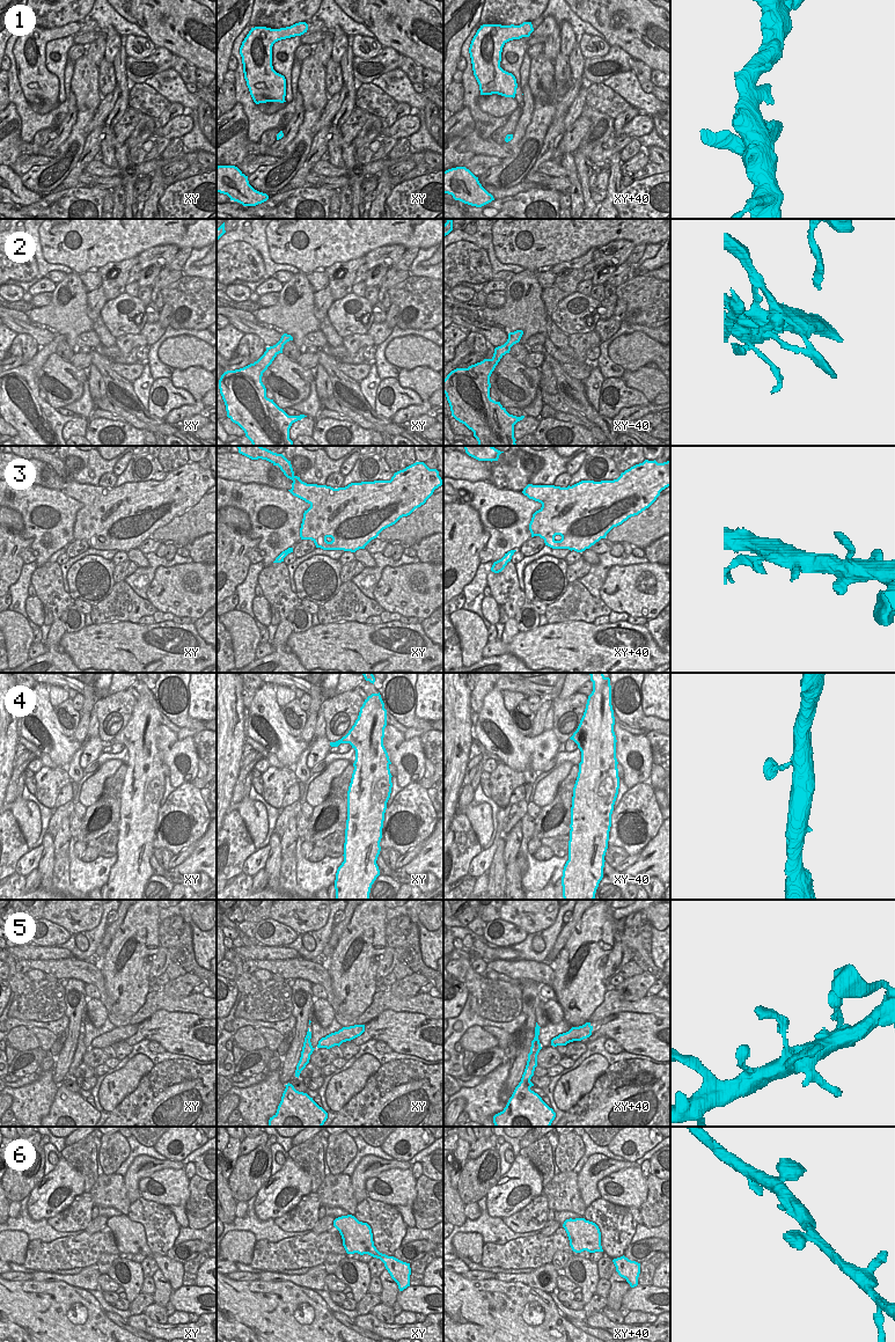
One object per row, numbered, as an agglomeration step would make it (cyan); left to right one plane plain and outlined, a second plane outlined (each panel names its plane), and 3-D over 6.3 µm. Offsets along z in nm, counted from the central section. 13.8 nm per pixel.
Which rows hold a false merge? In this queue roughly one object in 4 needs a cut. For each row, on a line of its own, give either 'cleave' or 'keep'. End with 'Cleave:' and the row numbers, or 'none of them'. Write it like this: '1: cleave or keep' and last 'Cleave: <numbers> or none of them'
1: keep
2: keep
3: keep
4: keep
5: keep
6: keep
Cleave: none of them

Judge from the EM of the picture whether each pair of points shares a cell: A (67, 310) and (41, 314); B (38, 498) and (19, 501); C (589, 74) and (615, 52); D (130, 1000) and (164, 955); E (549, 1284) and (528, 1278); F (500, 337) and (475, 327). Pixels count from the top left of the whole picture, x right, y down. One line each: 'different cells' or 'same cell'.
A: same cell
B: same cell
C: same cell
D: different cells
E: same cell
F: same cell

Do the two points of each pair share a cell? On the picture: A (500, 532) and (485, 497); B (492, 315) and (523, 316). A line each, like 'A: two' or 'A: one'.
A: one
B: one

